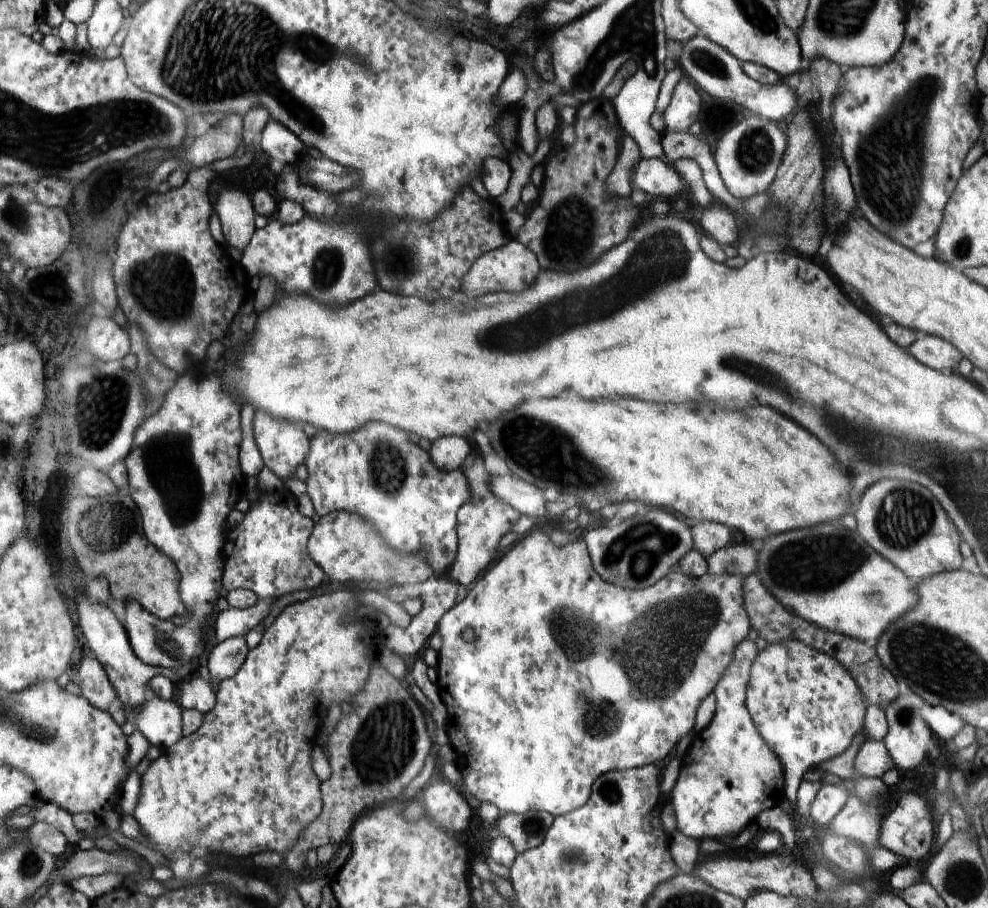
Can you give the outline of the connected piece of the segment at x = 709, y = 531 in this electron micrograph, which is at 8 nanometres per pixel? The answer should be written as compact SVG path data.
M700 522L700 524L694 525L690 532L692 532L694 548L705 559L723 549L730 542L728 528L722 524L716 524L716 522Z

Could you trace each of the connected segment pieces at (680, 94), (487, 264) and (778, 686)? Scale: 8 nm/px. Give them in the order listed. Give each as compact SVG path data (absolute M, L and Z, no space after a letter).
M684 74L676 84L670 103L663 111L665 131L688 132L698 120L701 97L693 85L694 82Z
M510 239L508 244L500 249L485 253L476 260L470 272L464 278L464 292L468 298L476 298L488 292L524 292L530 288L540 272L540 264L534 256L534 251L523 246L517 240Z
M788 640L768 644L756 658L756 670L752 670L752 686L748 686L748 710L756 718L756 726L764 730L764 740L775 751L788 772L788 800L796 804L796 788L803 774L820 762L840 756L856 734L862 732L867 700L855 676L843 663L831 654L808 646L800 640Z

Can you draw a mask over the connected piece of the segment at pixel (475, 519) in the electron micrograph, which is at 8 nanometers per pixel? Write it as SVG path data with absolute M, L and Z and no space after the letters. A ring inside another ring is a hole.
M479 452L465 464L461 471L468 480L472 498L458 510L458 554L452 570L449 570L447 575L455 583L468 586L470 582L476 580L476 576L480 572L484 572L488 568L488 564L496 556L494 552L498 550L502 536L514 528L514 524L521 514L516 508L508 506L506 502L502 502L500 498L496 498L496 495L492 494L492 475L486 471Z

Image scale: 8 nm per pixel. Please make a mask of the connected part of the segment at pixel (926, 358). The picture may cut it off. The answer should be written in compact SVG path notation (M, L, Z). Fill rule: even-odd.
M935 335L917 336L916 342L910 346L912 354L924 362L924 366L932 366L934 370L947 372L956 368L963 361L963 354L960 354L951 343L946 340L937 338Z

